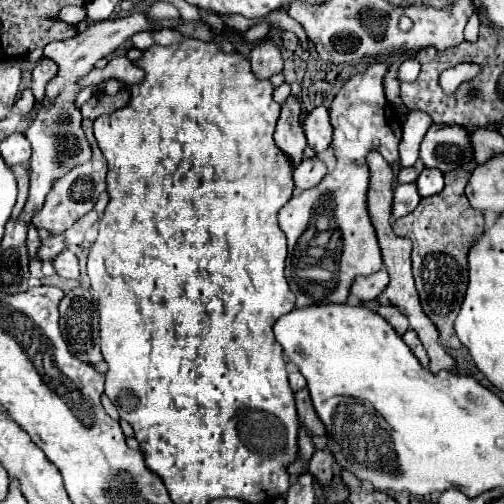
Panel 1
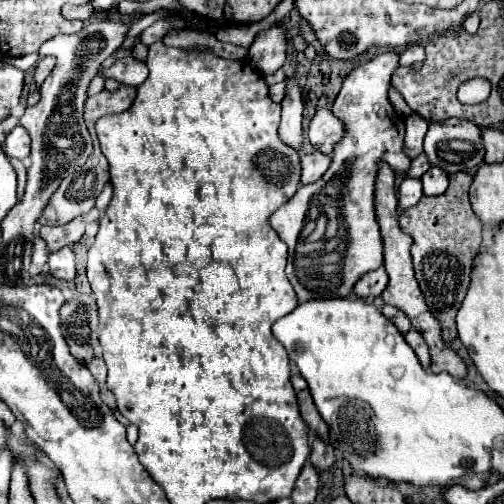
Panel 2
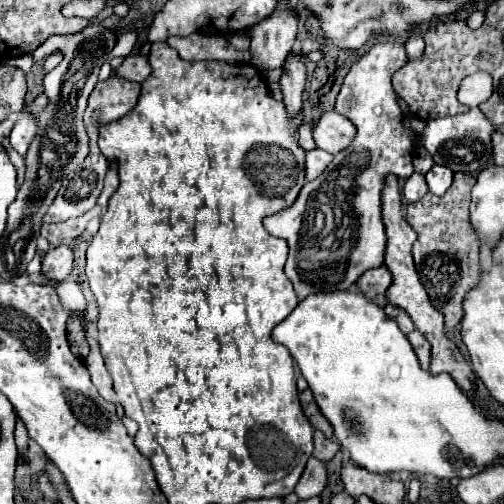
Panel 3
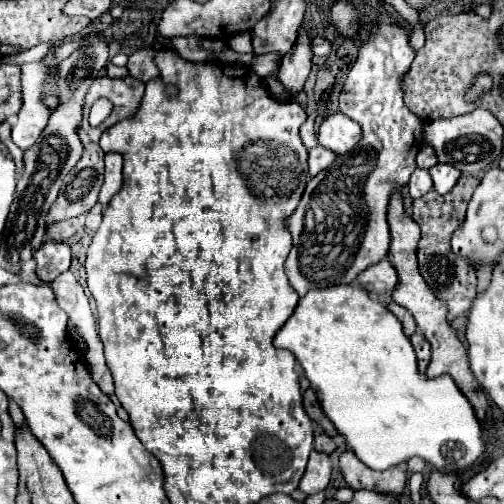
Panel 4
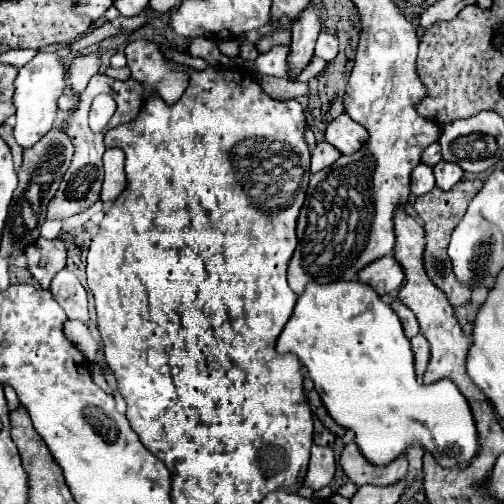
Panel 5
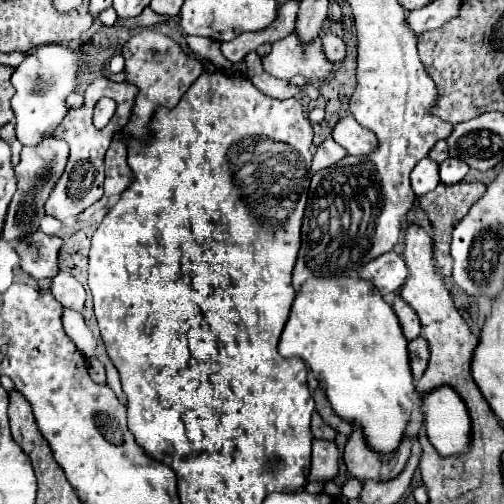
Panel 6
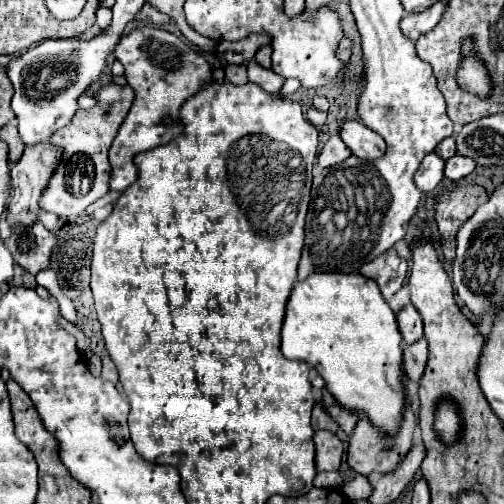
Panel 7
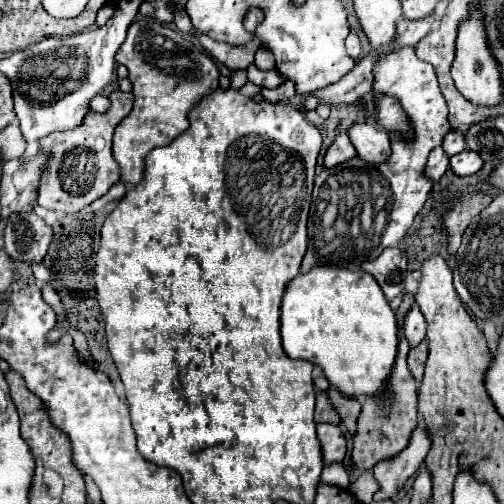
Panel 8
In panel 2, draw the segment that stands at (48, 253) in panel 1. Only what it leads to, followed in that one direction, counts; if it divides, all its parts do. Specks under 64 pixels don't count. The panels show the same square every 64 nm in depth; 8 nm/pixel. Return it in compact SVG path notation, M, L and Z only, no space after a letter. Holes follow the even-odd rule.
M40 228L40 238L46 242L48 252L56 252L62 246L72 246L82 238L78 228Z

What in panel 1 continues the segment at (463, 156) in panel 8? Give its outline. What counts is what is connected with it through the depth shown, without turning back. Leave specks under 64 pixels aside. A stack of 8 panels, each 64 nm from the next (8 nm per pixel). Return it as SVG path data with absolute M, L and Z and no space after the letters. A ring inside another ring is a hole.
M430 168L430 170L424 170L418 180L416 180L416 186L418 186L418 192L420 196L434 196L438 194L442 188L444 188L444 176L440 170L436 168Z

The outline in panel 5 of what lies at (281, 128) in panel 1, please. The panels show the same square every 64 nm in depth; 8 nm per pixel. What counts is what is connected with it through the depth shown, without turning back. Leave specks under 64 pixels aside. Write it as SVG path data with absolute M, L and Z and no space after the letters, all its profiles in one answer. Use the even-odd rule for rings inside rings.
M310 4L292 26L292 44L288 54L290 80L294 80L302 70L308 68L318 34L320 34L320 12L314 4Z

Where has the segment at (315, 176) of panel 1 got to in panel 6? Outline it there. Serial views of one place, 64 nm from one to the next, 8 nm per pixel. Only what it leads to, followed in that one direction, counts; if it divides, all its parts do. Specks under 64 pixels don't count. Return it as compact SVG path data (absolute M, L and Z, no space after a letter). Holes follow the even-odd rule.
M326 138L318 146L318 150L316 150L314 158L312 158L312 172L318 172L322 168L328 168L328 166L336 164L338 160L342 160L344 156L346 156L346 150L340 148L332 138Z

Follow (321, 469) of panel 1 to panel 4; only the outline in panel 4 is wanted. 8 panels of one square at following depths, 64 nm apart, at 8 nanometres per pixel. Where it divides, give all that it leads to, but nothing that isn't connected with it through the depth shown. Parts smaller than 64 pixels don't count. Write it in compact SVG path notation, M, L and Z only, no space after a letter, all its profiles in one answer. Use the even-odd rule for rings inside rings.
M314 426L314 450L318 452L326 452L326 454L332 454L336 450L336 444L332 442L330 436L326 436L322 432L320 426Z

